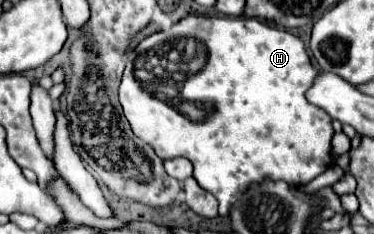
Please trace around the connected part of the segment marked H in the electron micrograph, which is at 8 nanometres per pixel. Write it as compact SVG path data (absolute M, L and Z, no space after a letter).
M241 16L241 18L213 18L213 28L169 28L169 30L155 32L155 34L147 36L145 40L139 42L137 48L129 50L127 66L123 72L121 86L119 86L119 102L123 106L125 118L131 124L133 134L137 138L141 138L143 142L147 142L161 160L171 160L171 158L179 158L179 156L187 158L195 166L197 184L217 198L219 214L229 216L233 202L237 198L241 198L253 182L261 184L263 180L283 180L289 186L303 186L303 184L309 184L319 174L323 174L331 164L339 164L341 168L347 168L347 160L349 160L347 154L339 156L337 160L331 156L331 138L333 138L331 118L327 116L327 112L323 112L321 108L315 108L305 98L305 92L307 92L307 88L311 88L315 76L317 76L317 68L311 64L303 42L297 36L293 36L291 32L273 28L269 24L263 24L259 20L251 20L245 16Z

